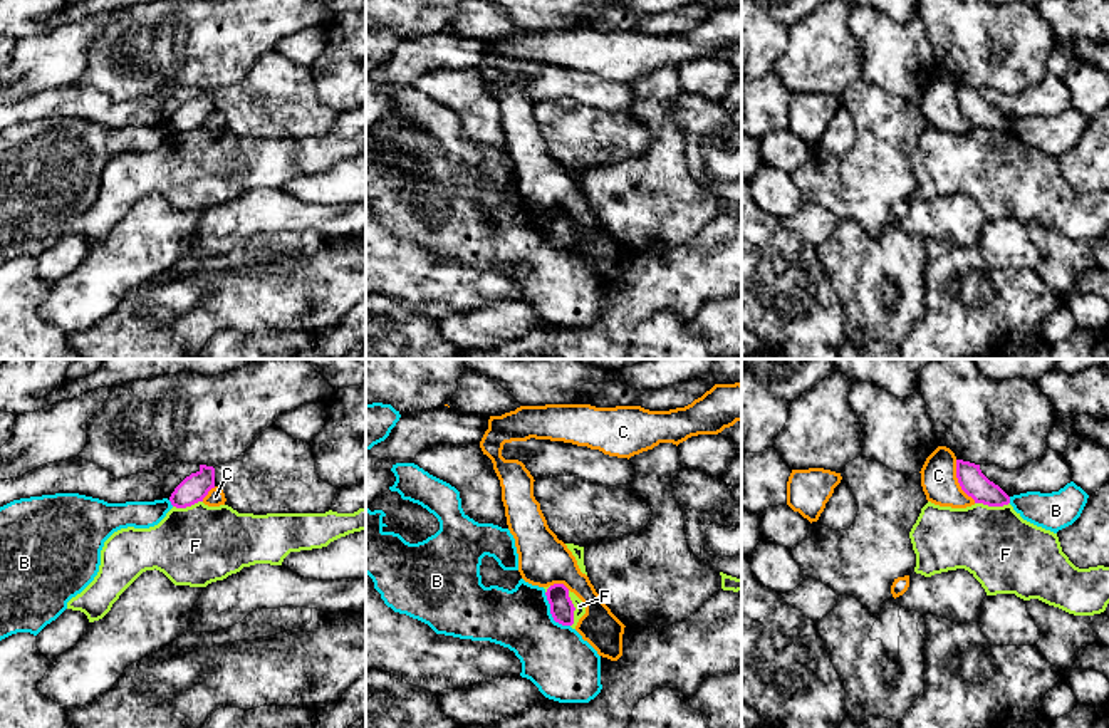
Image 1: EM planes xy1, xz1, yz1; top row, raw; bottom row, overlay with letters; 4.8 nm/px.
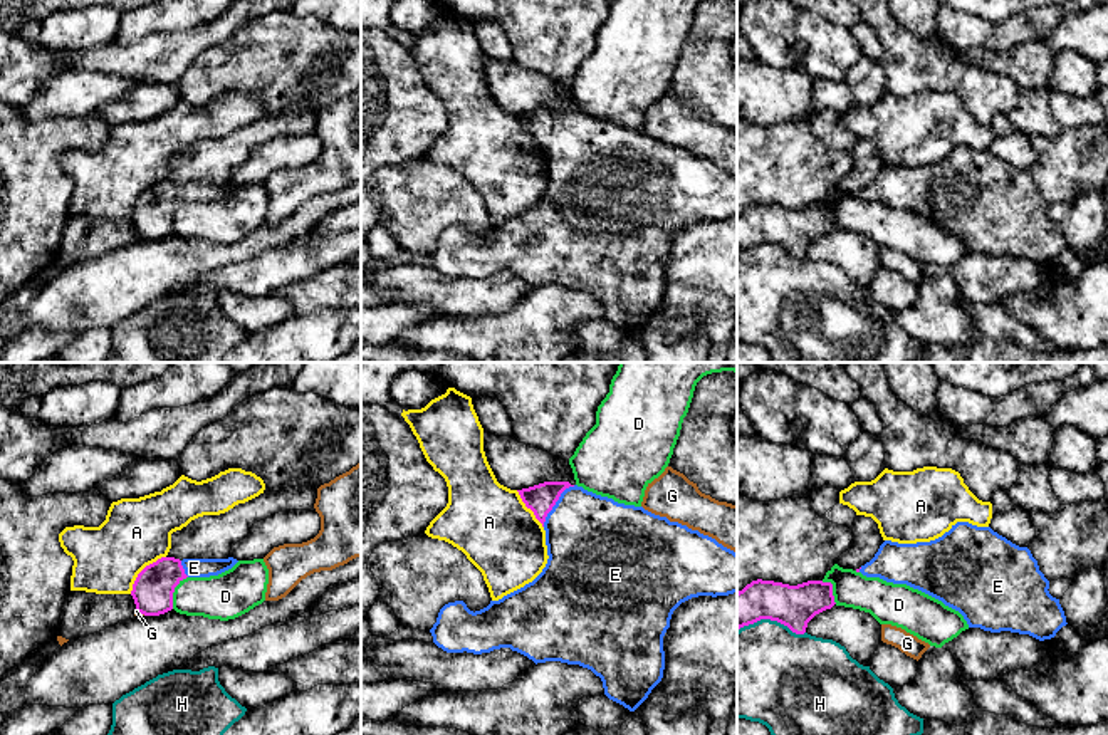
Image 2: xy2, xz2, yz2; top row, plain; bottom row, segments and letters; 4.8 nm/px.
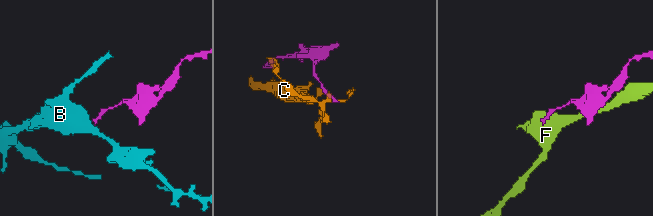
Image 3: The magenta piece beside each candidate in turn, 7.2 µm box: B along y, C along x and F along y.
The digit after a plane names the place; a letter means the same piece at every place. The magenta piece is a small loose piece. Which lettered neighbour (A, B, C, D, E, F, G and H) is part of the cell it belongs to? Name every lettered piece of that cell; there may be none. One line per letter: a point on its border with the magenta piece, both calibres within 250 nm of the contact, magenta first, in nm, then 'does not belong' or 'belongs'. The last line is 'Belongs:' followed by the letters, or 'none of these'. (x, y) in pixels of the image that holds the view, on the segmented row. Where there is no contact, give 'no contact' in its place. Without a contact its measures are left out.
A: meets magenta in xy2 at (141, 571); 190 nm thick on the magenta side, 320 nm on the other; does not belong
B: meets magenta in xz1 at (551, 613); 110 nm thick on the magenta side, 320 nm on the other; does not belong
C: meets magenta in yz1 at (958, 482); 120 nm thick on the magenta side, 180 nm on the other; does not belong
D: meets magenta in xy2 at (173, 591); 190 nm thick on the magenta side, 220 nm on the other; does not belong
E: meets magenta in xz2 at (554, 504); 140 nm thick on the magenta side, 440 nm on the other; belongs
F: meets magenta in xz1 at (574, 609); 110 nm thick on the magenta side, 50 nm on the other; does not belong
G: meets magenta in xy2 at (141, 613); 190 nm thick on the magenta side, 20 nm on the other; does not belong
H: meets magenta in yz2 at (771, 620); 200 nm thick on the magenta side, 460 nm on the other; does not belong
Belongs: E

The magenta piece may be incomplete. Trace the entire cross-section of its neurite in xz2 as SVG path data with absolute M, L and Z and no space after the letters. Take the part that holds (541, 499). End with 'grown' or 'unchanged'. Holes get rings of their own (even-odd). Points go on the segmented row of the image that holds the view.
M544 482L517 492L546 530L549 555L546 567L532 582L499 601L490 601L480 611L470 611L463 601L445 604L430 629L433 643L447 653L482 654L510 648L536 665L546 661L579 665L601 678L609 700L635 712L663 678L663 636L673 611L692 597L737 592L737 554L698 530L569 482Z; grown

